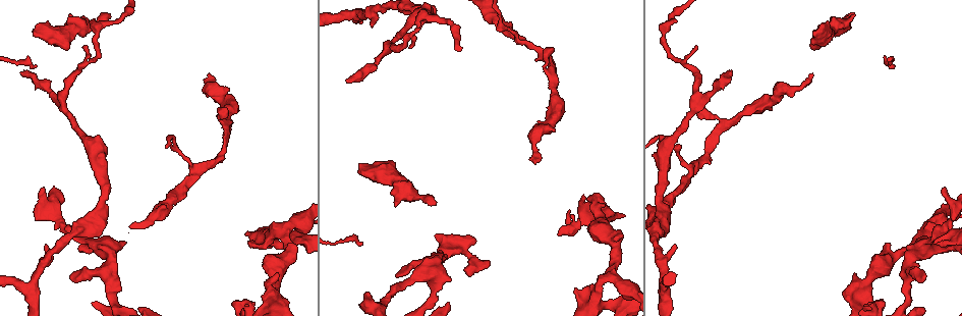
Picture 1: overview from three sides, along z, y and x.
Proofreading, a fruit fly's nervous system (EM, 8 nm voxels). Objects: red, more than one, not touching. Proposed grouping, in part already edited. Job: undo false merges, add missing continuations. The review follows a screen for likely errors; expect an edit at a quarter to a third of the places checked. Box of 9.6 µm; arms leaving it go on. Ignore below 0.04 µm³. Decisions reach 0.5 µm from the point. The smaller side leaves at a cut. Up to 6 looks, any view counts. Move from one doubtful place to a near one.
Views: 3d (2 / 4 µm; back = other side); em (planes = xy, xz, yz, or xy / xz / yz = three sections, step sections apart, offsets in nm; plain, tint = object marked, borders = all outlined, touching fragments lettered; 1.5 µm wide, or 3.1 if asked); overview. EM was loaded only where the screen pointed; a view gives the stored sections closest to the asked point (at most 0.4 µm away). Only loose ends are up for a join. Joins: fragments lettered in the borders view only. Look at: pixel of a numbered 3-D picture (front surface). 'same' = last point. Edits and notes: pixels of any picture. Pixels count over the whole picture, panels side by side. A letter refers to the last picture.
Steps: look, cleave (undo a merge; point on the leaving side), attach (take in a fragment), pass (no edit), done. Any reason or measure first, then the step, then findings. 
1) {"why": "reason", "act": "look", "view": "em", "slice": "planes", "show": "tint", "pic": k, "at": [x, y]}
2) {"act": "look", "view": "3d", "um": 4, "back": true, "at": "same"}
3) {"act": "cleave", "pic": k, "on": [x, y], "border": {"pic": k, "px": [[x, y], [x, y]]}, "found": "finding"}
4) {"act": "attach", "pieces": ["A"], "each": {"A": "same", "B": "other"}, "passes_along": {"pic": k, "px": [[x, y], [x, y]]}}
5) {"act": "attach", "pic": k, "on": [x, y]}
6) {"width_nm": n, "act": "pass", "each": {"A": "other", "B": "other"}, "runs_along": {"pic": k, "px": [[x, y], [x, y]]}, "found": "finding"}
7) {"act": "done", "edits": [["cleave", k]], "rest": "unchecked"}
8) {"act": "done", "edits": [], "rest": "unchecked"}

{"why": "a narrow waist", "act": "look", "view": "em", "slice": "xz", "step": 4, "show": "borders", "pic": 1, "at": [554, 93]}

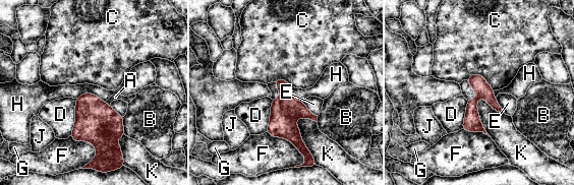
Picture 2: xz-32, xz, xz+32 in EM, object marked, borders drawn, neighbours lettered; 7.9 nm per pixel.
{"longest_contact_nm": ["F", 400], "act": "pass", "each": {"A": "other", "B": "other", "C": "other", "D": "other", "E": "other", "F": "other", "G": "other", "H": "other", "J": "other", "K": "other"}, "runs_along": {"pic": 2, "px": [[280, 81], [286, 127], [305, 151]]}, "found": "one neuron here"}

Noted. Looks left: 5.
{"why": "free end", "act": "look", "view": "3d", "um": 4, "pic": 1, "at": [945, 189]}

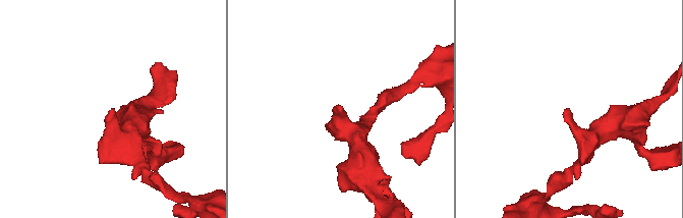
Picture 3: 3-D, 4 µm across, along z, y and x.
{"act": "look", "view": "em", "slice": "planes", "show": "borders", "pic": 3, "at": [341, 107]}

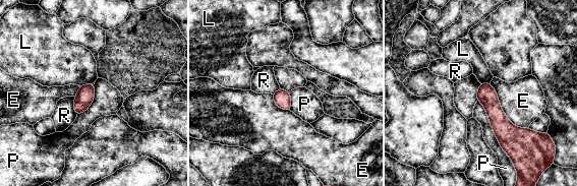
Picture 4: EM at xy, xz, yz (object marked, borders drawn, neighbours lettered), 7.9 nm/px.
{"act": "pass", "each": {"E": "other", "L": "other", "P": "other", "R": "other"}, "found": "no lettered fragment goes on from it"}

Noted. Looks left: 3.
{"why": "branch stops here", "act": "look", "view": "em", "slice": "planes", "show": "borders", "pic": 1, "at": [349, 80]}

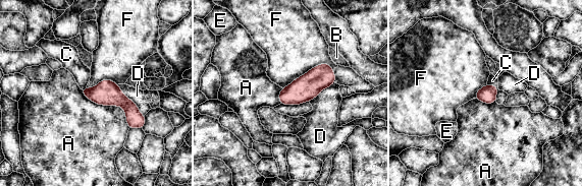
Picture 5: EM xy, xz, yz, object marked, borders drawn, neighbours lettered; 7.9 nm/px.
{"width_nm": 130, "longest_contact_nm": ["A", 500], "act": "attach", "pieces": ["C"], "each": {"A": "other", "B": "other", "C": "same", "D": "other", "E": "other", "F": "other"}, "found": "the neuron continues"}

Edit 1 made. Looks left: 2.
{"act": "done", "edits": [["attach", 5]], "rest": "unchecked"}

